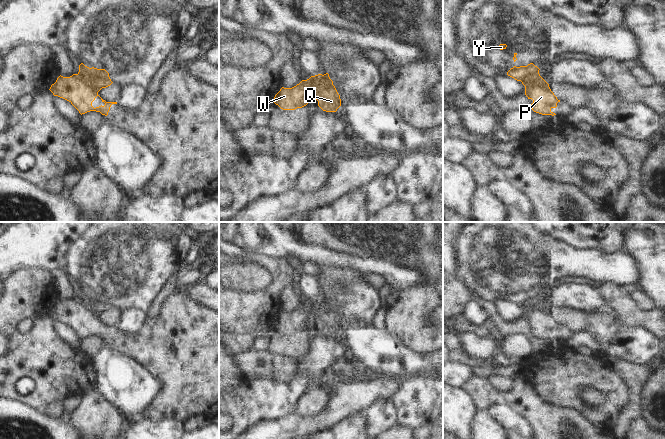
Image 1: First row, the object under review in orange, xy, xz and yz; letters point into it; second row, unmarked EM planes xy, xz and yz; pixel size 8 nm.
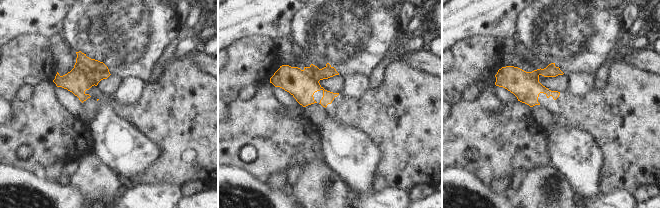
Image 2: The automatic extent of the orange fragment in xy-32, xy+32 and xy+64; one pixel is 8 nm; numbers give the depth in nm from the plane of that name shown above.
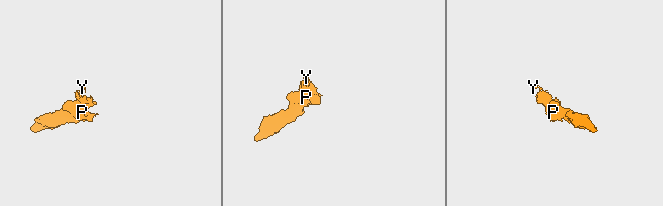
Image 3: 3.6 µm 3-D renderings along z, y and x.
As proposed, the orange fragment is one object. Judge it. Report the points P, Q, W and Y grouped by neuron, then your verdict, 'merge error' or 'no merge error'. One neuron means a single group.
P W / Q Y | merge error

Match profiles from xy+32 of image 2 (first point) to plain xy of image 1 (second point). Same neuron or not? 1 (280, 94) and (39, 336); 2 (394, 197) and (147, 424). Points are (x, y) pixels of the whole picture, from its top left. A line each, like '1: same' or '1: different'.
1: different
2: same

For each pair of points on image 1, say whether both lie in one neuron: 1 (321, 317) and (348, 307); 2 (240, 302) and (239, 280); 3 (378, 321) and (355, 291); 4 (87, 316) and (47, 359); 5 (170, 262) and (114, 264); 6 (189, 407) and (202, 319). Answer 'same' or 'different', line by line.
1: same
2: different
3: different
4: different
5: same
6: same

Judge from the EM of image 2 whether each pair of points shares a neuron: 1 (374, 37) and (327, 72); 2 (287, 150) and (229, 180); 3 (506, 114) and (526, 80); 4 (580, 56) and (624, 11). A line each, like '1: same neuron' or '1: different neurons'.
1: same neuron
2: different neurons
3: different neurons
4: different neurons

